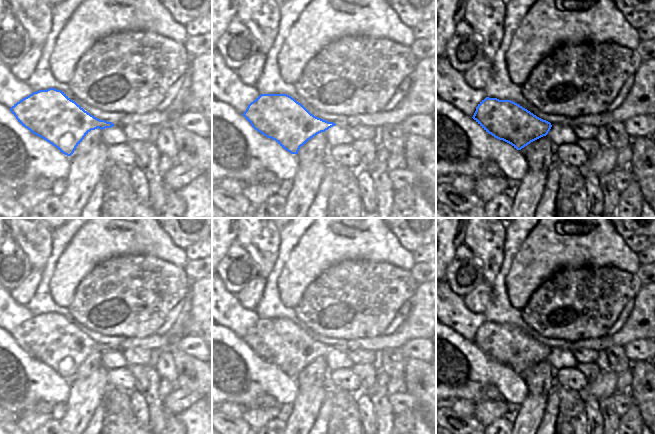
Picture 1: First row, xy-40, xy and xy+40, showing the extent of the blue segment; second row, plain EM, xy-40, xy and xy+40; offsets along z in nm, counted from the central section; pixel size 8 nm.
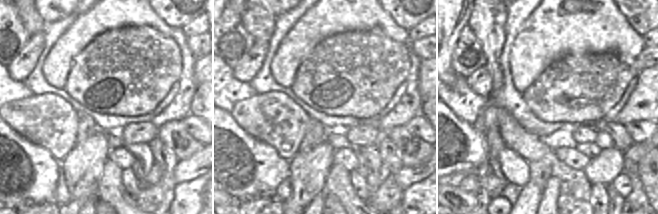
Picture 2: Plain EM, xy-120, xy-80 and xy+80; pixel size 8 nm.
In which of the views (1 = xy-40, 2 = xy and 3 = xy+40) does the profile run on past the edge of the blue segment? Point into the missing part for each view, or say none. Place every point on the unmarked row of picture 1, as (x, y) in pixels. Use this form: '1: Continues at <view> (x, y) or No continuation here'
1: No continuation here
2: No continuation here
3: No continuation here

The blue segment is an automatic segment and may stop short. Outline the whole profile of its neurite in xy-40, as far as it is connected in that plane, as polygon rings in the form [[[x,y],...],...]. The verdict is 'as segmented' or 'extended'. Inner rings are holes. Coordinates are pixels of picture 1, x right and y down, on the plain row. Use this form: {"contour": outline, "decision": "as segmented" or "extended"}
{"contour": [[[55,312],[33,316],[14,328],[10,335],[22,350],[67,380],[74,377],[91,354],[114,350],[94,341]]], "decision": "as segmented"}

